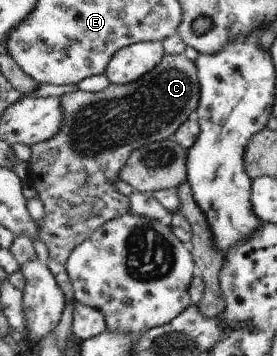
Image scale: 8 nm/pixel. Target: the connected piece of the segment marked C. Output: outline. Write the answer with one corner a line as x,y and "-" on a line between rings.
186,54
167,55
164,61
142,80
130,85
110,85
102,93
90,93
82,88
62,97
66,119
62,131
52,139
33,145
30,174
33,187
46,203
46,221
41,228
41,239
46,243
51,259
66,265
72,253
91,239
104,225
131,212
131,196
118,191
120,173
135,150
174,137
174,133
199,108
202,90
199,85
198,66

